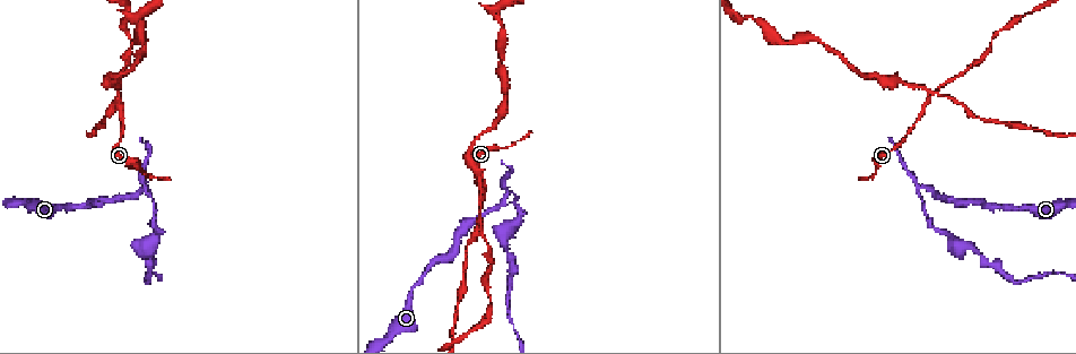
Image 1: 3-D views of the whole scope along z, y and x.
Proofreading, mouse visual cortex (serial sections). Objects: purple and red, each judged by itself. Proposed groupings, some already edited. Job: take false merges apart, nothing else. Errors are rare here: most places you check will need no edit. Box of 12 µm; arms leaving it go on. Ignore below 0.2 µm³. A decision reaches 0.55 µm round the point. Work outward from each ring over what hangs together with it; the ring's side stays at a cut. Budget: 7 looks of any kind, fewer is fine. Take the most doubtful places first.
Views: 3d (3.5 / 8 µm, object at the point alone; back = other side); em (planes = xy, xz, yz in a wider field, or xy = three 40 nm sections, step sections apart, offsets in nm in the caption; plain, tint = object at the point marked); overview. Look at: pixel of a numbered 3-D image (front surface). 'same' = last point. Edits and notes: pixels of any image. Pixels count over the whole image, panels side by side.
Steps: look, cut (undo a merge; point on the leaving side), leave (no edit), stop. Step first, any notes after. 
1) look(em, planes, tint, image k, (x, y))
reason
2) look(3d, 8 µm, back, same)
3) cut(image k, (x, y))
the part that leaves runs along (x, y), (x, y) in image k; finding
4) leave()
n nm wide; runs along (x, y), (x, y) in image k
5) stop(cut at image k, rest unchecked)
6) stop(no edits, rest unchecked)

look(3d, 8 µm, image 1, (929, 94))
a fork

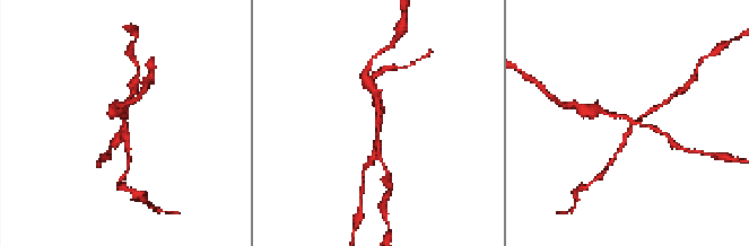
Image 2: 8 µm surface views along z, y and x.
look(em, xy, step 5, tint, image 2, (127, 126))

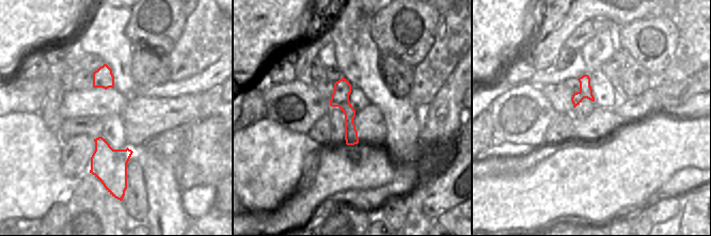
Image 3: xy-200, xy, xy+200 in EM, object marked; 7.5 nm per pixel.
cut(image 2, (375, 103))
the part that leaves runs along (632, 122), (627, 117), (589, 110) in image 2; a second cell is stuck on

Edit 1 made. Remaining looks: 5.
look(overview)

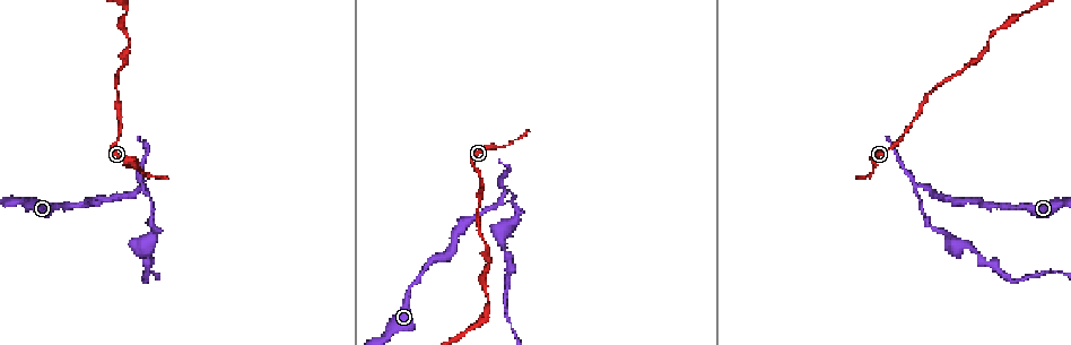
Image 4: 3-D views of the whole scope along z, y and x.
look(3d, 3.5 µm, image 4, (916, 188))
sharp bend

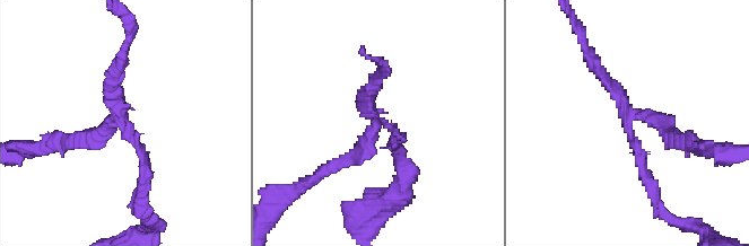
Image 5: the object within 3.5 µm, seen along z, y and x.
look(em, xy, step 1, tint, image 5, (124, 120))

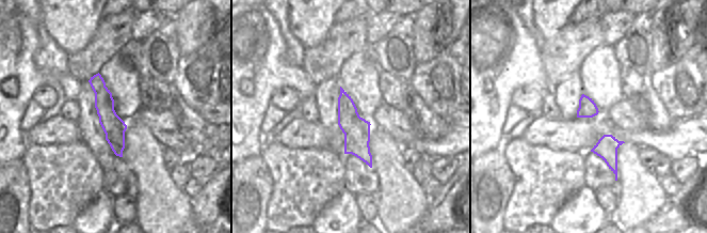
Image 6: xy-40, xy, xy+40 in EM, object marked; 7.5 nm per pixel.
leave()
continuous, no second cell

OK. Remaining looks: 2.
look(3d, 3.5 µm, image 2, (136, 66))
narrows sharply

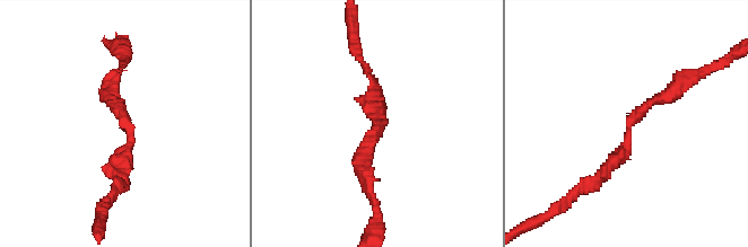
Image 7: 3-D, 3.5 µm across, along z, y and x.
look(em, xy, step 1, tint, image 7, (132, 126))

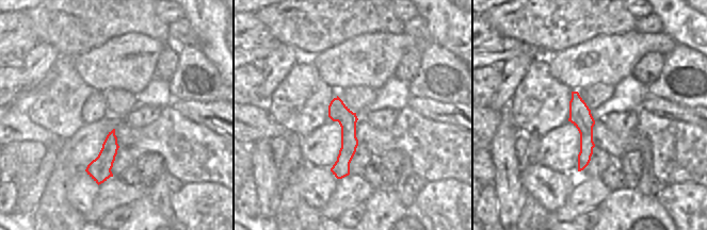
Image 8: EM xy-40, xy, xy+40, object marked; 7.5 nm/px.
leave()
continuous, no second cell

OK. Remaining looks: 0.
stop(cut at image 2, rest unchecked)

